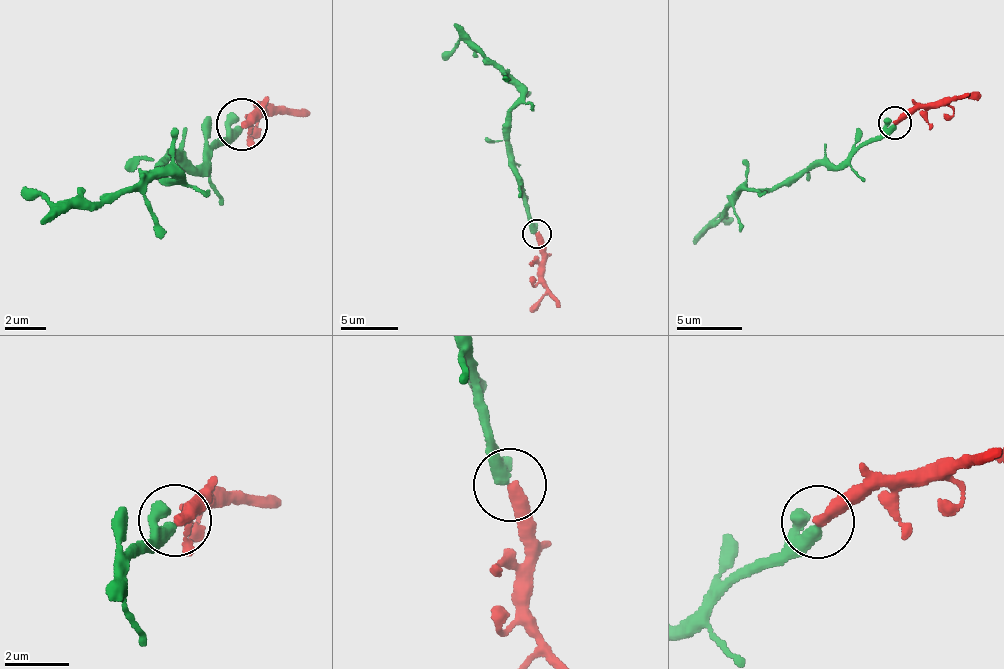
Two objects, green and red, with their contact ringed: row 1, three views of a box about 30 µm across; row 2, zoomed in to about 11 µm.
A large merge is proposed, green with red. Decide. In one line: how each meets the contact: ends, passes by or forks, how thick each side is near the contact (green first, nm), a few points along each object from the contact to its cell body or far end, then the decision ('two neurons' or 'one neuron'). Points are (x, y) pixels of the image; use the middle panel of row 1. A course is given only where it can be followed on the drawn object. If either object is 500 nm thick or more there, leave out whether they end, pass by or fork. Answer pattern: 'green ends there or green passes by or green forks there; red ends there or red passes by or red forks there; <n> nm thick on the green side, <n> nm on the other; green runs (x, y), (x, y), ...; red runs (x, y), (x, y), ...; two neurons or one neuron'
green passes by; red ends there; 280 nm thick on the green side, 360 nm on the other; green runs (535, 232), (523, 186), (512, 173), (507, 121), (522, 93), (463, 40), (443, 60); red runs (536, 233), (545, 292), (531, 311); one neuron

